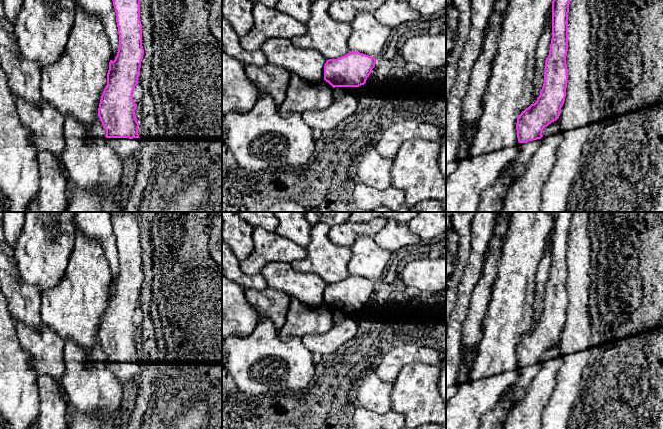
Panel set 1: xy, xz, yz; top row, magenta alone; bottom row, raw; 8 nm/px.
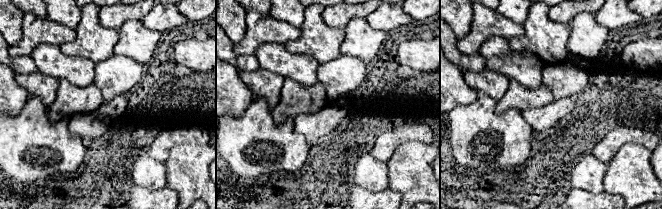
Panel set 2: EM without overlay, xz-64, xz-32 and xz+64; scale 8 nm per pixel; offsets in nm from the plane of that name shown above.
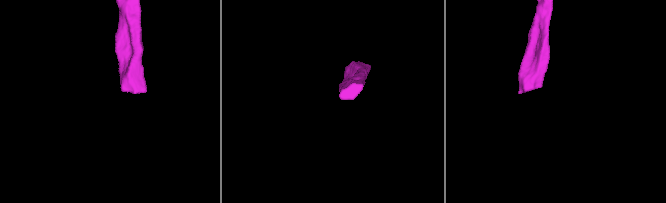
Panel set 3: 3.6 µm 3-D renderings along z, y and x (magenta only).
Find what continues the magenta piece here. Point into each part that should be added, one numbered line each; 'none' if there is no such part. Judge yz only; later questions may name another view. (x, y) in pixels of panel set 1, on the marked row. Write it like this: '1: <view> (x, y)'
1: yz (521, 162)

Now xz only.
1: xz (339, 92)

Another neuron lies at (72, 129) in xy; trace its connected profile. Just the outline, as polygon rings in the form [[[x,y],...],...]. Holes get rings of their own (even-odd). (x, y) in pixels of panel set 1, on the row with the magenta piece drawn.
[[[97,115],[90,126],[84,126],[73,117],[65,117],[65,147],[61,162],[70,181],[86,192],[98,189],[117,190],[122,183],[122,159],[107,145],[106,130]]]

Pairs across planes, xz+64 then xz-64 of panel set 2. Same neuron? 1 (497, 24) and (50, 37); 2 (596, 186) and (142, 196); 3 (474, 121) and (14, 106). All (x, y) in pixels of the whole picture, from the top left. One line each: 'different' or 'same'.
1: same
2: different
3: different

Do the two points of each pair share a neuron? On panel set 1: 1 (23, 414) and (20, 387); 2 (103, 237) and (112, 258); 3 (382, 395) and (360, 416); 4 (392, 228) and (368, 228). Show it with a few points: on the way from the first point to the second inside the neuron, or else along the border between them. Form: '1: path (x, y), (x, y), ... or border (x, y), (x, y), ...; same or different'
1: path (22, 407), (21, 394); same
2: path (108, 242), (111, 253); same
3: border (363, 407), (377, 412), (387, 412), (390, 410); different
4: border (387, 222), (372, 236); different

